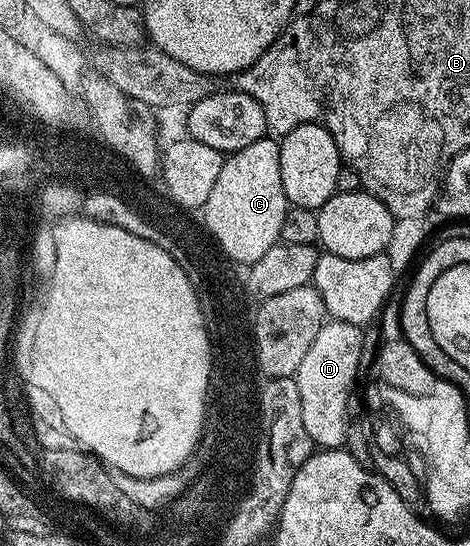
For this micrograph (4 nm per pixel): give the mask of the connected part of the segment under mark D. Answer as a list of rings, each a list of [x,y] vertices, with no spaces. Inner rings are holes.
[[[330,319],[315,334],[315,342],[299,362],[296,382],[299,406],[303,406],[303,426],[318,449],[339,448],[345,442],[347,398],[354,395],[353,383],[359,379],[359,350],[363,350],[362,329],[351,322]]]

